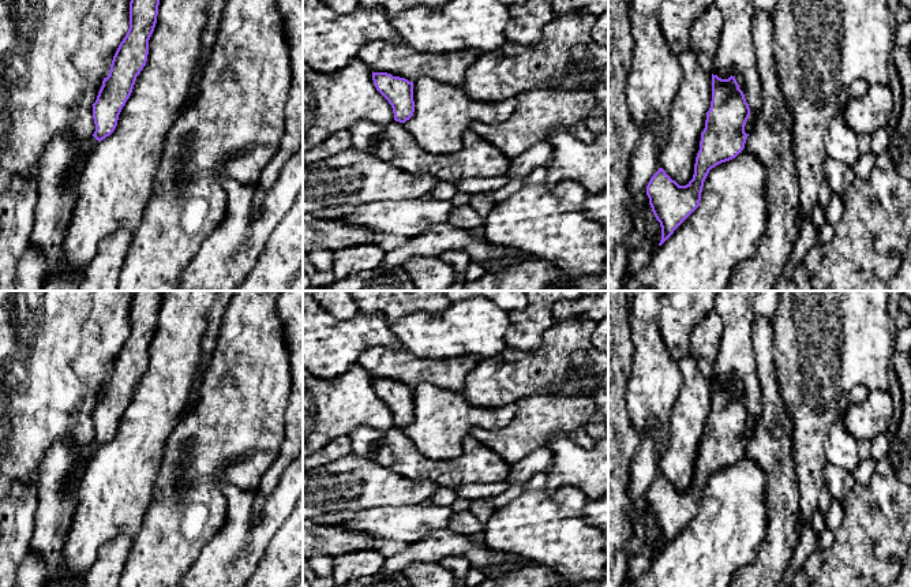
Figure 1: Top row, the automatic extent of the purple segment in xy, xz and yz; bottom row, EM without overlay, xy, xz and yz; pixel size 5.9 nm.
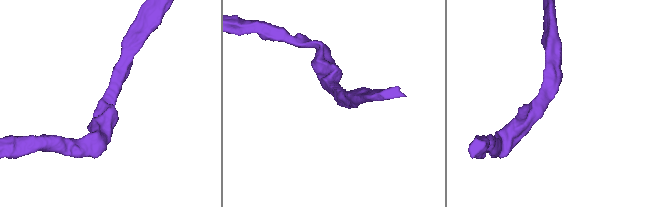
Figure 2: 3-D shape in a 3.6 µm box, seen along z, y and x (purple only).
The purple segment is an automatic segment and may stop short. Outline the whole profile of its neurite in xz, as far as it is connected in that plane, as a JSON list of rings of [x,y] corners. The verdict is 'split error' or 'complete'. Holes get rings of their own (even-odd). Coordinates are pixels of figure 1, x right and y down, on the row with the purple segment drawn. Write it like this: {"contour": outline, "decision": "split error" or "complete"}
{"contour": [[[374,72],[376,90],[393,108],[394,120],[404,124],[428,154],[454,154],[462,149],[462,135],[473,121],[501,124],[509,120],[517,98],[501,102],[472,100],[461,86],[420,78],[409,82],[387,72]]], "decision": "split error"}

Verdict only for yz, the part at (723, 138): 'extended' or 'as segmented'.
extended

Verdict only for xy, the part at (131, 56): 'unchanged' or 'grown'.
grown

